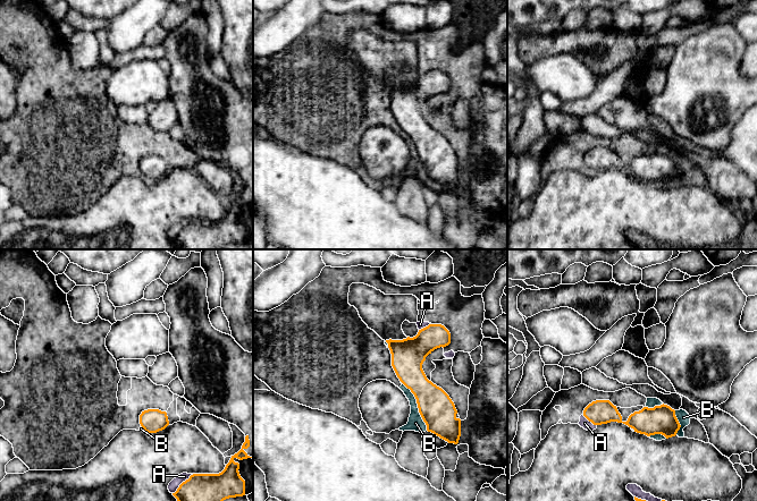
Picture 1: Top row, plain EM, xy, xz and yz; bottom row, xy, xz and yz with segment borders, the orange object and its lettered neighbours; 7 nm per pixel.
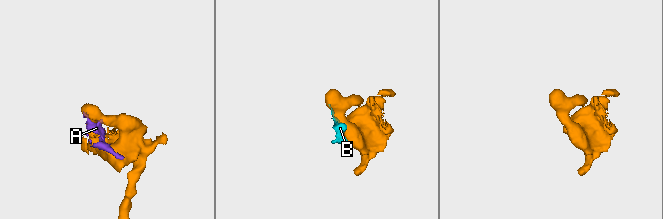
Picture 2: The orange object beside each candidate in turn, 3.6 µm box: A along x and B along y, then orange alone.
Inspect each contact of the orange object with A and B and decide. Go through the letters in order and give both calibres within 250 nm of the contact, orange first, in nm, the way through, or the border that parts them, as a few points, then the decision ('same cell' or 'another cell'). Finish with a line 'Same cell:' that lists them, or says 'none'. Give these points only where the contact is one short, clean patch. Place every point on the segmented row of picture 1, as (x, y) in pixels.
A: 190/70 nm | another cell
B: 240/110 nm | another cell
Same cell: none

